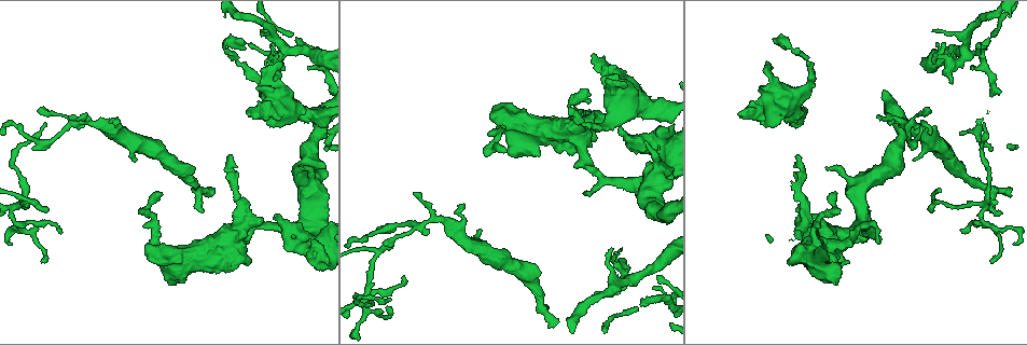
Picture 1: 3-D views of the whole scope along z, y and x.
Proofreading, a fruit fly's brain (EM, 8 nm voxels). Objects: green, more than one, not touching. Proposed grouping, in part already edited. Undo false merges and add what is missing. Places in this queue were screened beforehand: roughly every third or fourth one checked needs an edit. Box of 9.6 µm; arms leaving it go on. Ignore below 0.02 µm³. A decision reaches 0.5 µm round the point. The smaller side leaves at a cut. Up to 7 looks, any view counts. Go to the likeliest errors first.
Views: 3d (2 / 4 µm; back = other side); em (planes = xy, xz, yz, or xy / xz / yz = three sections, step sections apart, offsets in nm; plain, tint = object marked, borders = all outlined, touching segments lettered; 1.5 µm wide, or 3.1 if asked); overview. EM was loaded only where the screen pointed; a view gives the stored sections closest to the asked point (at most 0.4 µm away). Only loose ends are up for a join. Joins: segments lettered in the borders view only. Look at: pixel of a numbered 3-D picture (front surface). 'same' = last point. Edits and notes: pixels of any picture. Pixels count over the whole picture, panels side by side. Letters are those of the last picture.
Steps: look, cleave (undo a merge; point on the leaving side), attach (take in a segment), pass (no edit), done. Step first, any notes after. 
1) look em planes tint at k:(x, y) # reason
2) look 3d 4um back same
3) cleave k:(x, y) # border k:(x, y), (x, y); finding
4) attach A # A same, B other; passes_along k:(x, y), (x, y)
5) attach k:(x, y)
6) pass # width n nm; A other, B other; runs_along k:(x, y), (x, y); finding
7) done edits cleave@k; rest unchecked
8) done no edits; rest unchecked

look em planes tint at 1:(46, 123) # long arm stops here

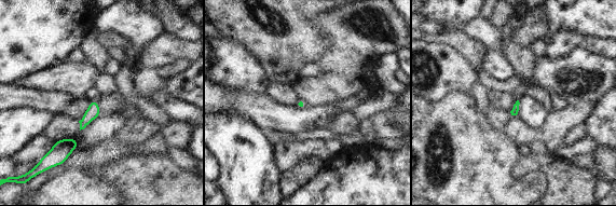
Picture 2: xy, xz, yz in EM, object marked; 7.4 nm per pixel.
look em planes borders same # see the neighbours

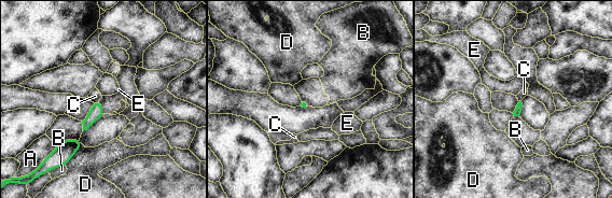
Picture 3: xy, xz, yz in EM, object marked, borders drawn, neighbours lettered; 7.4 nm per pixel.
attach C # longest_contact D 200 nm; A other, B other, C same, D other, E other; passes_along 3:(96, 112), (96, 101), (95, 96); it goes on there

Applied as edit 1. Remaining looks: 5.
look overview # redraw

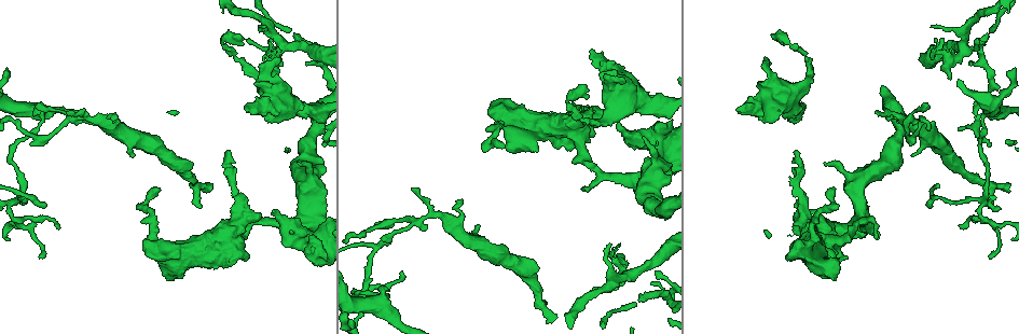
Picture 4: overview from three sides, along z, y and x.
look em xz step 4 borders at 4:(297, 163) # thin end

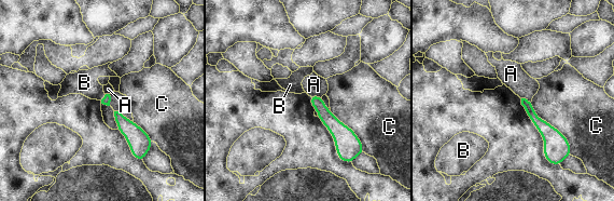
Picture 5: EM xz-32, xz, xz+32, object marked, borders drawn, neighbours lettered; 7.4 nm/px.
look em planes borders same # another direction

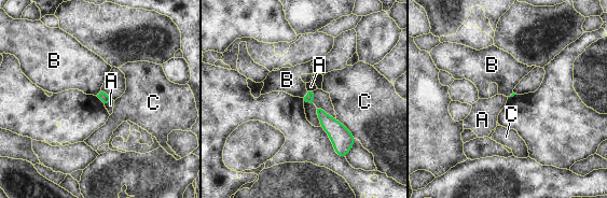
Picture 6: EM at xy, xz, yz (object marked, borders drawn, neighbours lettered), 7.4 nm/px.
pass # A other, B other, C other; border 6:(308, 92), (303, 97); no lettered segment goes on from it

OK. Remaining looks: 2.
look em xz step 8 tint at 4:(963, 227) # an open end

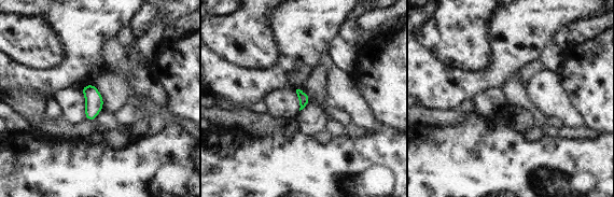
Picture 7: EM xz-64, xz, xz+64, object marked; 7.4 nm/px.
look em planes borders same # cut it another way

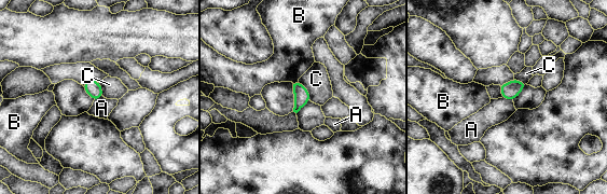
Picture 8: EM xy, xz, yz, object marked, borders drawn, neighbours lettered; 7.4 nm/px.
pass # width 120 nm; A other, B other, C other; border 8:(501, 97), (512, 100); none of them fits

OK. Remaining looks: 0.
done edits attach@3; rest unchecked

